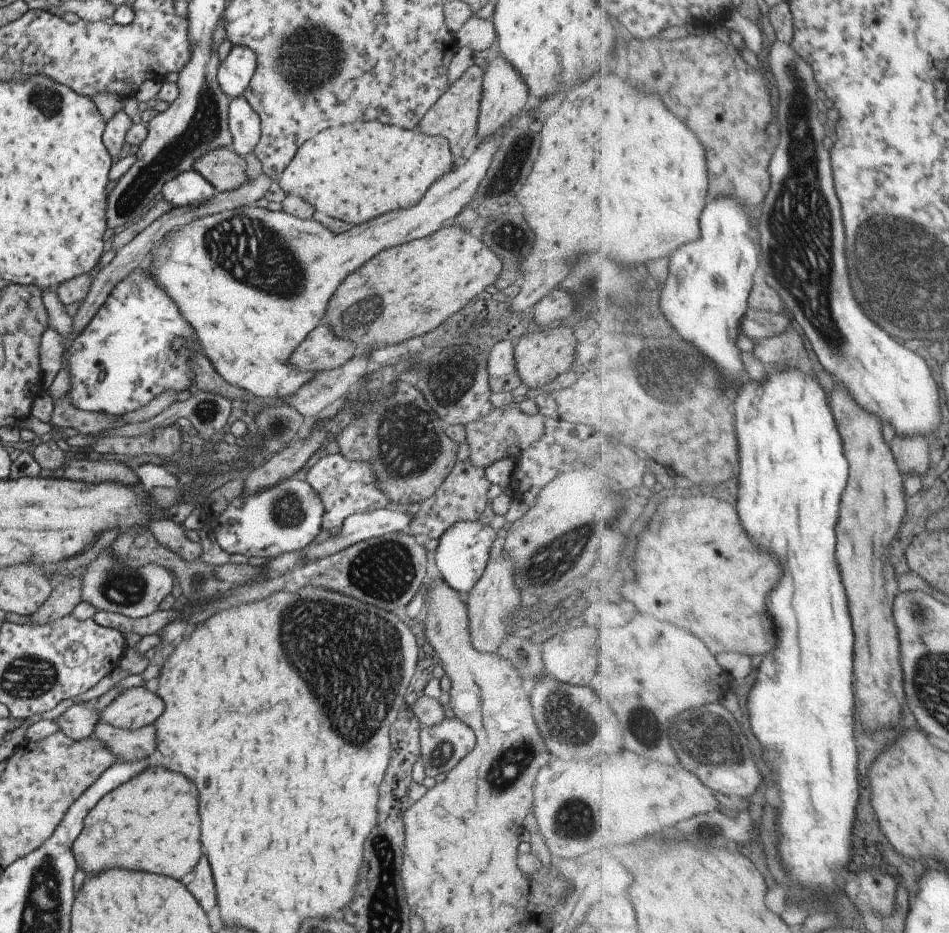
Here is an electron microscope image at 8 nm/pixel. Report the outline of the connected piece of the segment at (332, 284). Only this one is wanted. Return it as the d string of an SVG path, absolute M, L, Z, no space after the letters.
M530 100L527 107L516 115L501 131L488 139L479 141L471 155L460 166L453 166L449 172L440 176L424 192L420 201L413 206L397 209L384 215L352 225L344 233L334 233L322 224L311 219L300 219L283 211L271 211L266 208L246 205L231 210L213 213L192 221L187 225L173 228L150 249L142 263L146 276L169 296L177 306L181 318L189 326L198 345L217 374L227 384L237 386L249 395L261 398L286 397L311 377L319 373L297 371L288 366L288 356L307 336L324 316L324 308L333 296L334 290L370 258L391 246L401 245L413 239L423 238L454 220L484 178L494 152L508 131L508 128L521 118L539 120L537 105L544 101Z

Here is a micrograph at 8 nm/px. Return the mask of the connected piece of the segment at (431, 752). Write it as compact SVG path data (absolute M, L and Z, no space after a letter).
M455 717L437 724L422 723L421 760L425 776L447 774L472 748L473 731Z

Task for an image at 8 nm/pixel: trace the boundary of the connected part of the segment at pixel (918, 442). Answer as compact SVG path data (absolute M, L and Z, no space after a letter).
M898 435L891 442L893 454L904 478L917 475L920 480L931 466L931 450L925 438L904 439Z

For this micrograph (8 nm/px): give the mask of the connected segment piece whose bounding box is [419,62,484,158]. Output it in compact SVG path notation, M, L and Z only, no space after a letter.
M474 62L439 96L419 122L419 130L423 134L437 135L448 142L453 158L460 156L465 144L475 135L476 120L482 95L483 73L483 69L478 66L477 62Z

